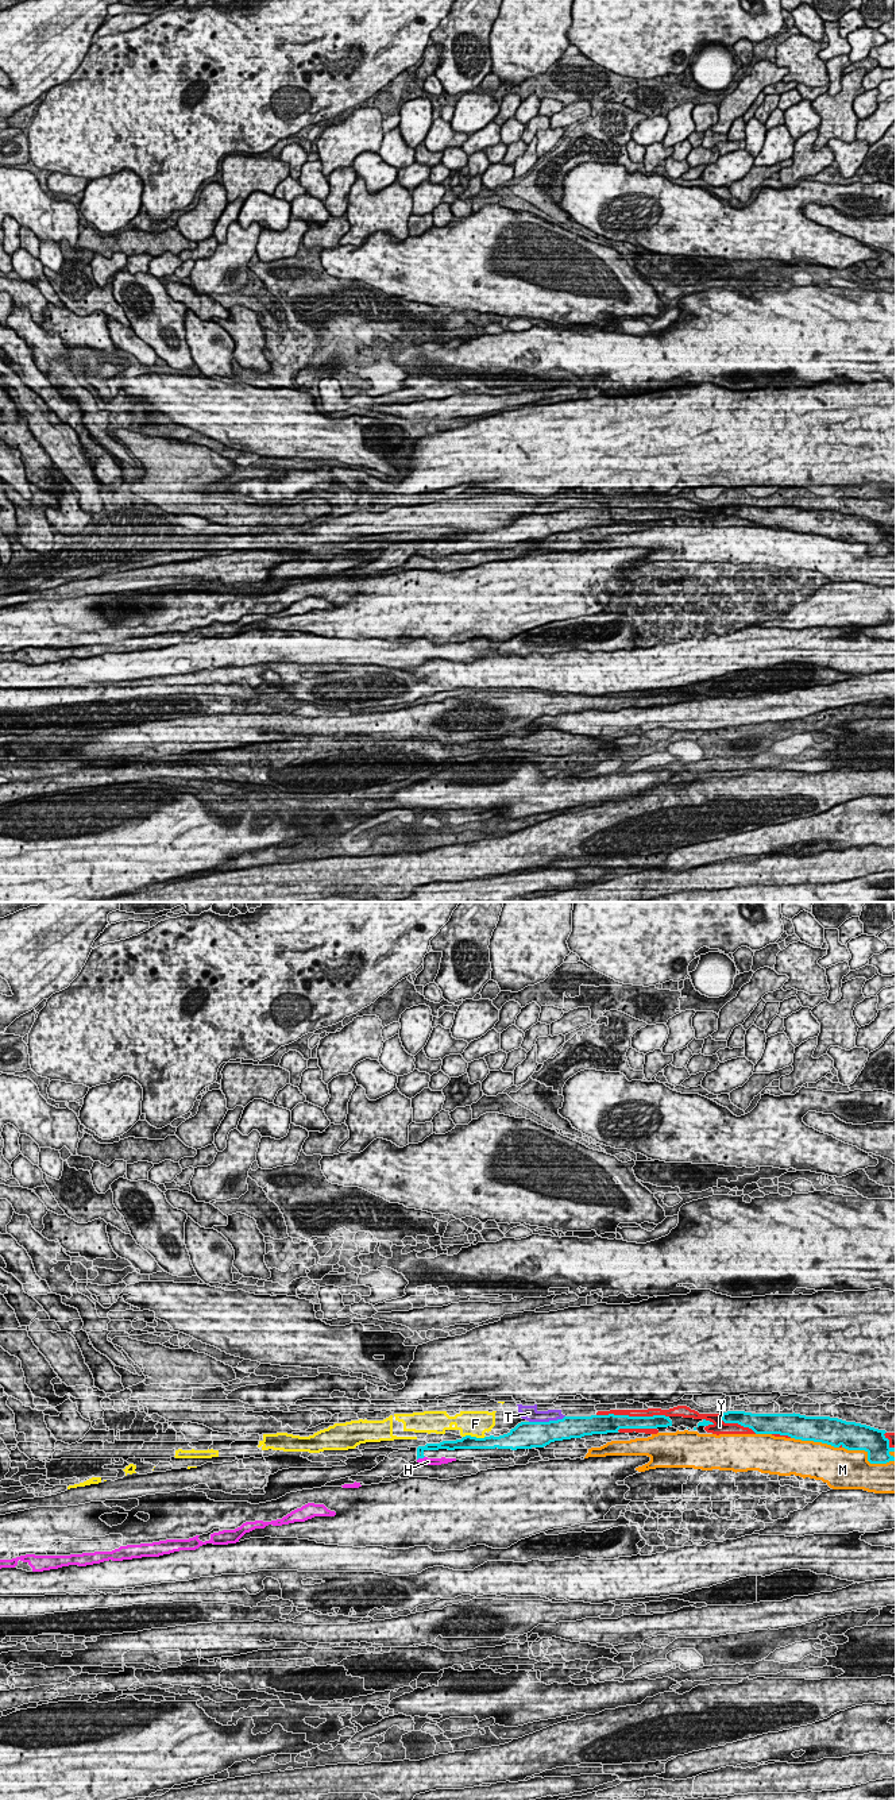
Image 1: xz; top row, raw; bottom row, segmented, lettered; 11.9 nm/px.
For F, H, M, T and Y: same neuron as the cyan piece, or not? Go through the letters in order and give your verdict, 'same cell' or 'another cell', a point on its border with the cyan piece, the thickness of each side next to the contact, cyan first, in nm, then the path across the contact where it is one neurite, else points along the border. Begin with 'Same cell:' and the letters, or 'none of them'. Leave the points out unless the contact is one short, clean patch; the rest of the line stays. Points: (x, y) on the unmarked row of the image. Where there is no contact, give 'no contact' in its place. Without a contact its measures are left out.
Same cell: H
F: another cell | xz (474, 530) | 160/320 nm
H: same cell | xz (420, 550) | 100/100 nm | across xz (429, 539), (420, 550), (428, 554)
M: another cell | xz (868, 551) | 300/480 nm
T: another cell | xz (547, 515) | 320/190 nm | along xz (564, 508), (556, 512), (529, 515)
Y: another cell | xz (633, 509) | 190/100 nm

